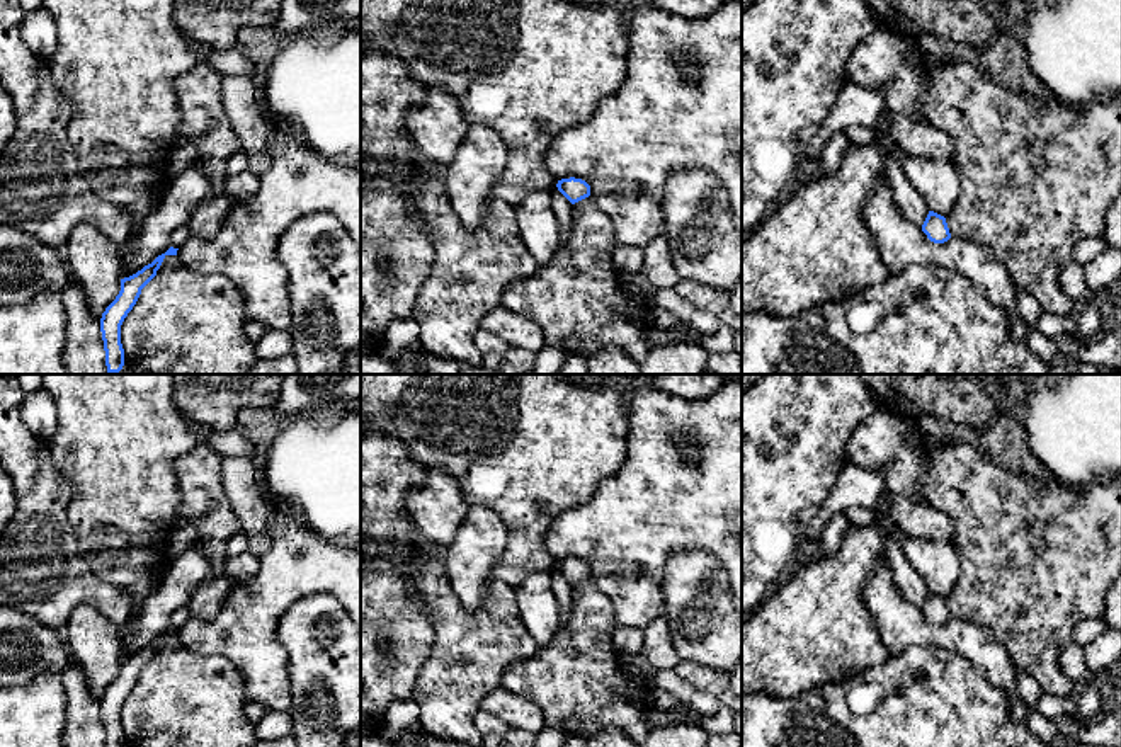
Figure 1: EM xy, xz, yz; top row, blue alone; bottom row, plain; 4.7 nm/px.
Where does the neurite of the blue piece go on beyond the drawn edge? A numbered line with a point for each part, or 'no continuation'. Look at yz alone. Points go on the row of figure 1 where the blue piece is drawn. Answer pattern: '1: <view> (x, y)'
no continuation

